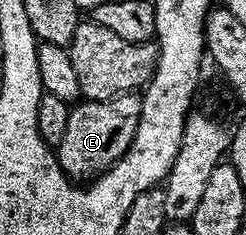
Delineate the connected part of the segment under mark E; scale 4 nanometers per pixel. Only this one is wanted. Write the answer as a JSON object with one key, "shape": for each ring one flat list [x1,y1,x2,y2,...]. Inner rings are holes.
{"shape":[[139,92,117,93,108,101,81,100,70,108,70,119,66,122,66,136,62,143,55,146,56,160,64,168,64,172,76,183,88,183,112,168,113,163,130,147,134,135,138,131,140,112,142,111,142,97]]}

